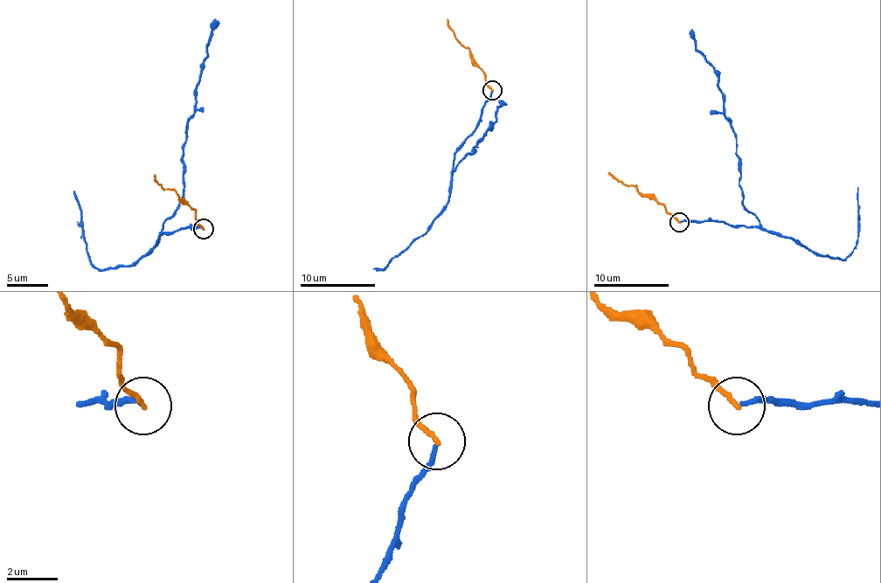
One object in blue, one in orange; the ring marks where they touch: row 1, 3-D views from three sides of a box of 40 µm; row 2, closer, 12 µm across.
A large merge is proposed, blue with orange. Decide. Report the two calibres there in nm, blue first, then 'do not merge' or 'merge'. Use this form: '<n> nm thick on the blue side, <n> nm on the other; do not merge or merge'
160 nm thick on the blue side, 200 nm on the other; do not merge

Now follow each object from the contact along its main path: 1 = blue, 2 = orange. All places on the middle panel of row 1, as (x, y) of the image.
1: (491, 90), (478, 126), (454, 156), (454, 170), (454, 167), (473, 152), (486, 135), (502, 103)
2: (491, 90), (473, 55), (456, 38), (447, 19)

